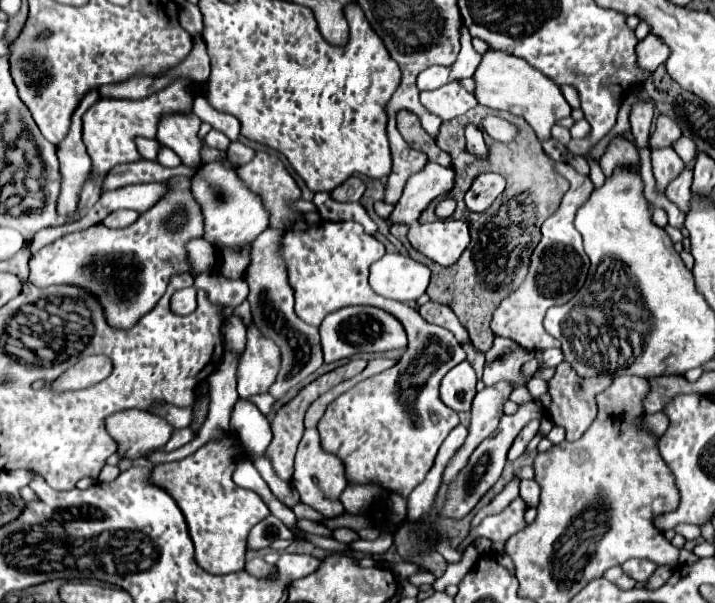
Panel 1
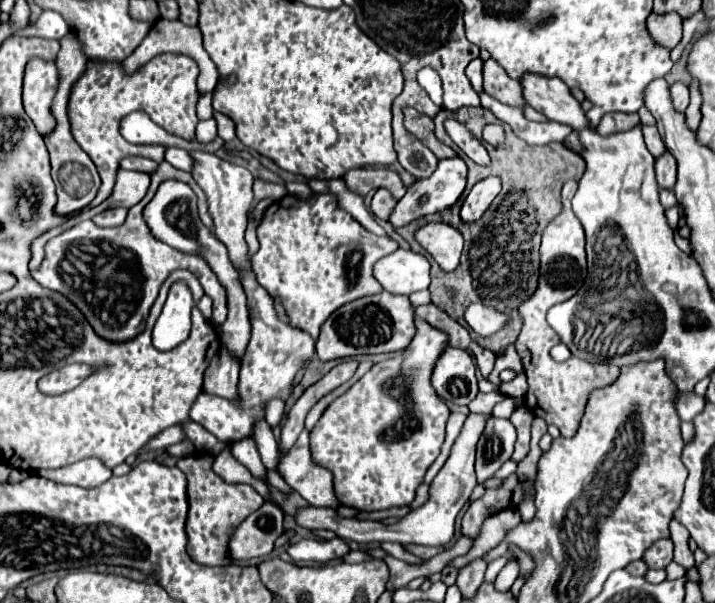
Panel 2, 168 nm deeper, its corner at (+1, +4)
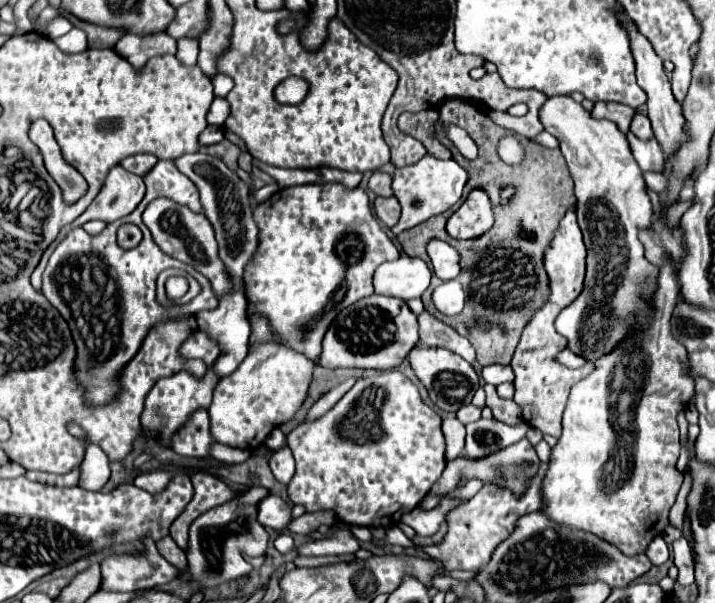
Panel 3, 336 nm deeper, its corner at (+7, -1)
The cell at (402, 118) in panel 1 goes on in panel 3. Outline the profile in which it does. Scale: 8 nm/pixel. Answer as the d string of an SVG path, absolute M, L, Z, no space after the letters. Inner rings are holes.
M426 109L420 113L402 113L398 119L398 127L402 133L416 137L418 141L422 141L422 145L426 147L426 151L438 159L450 159L452 153L448 147L444 147L438 139L436 139L436 121L438 121L440 113L438 109Z

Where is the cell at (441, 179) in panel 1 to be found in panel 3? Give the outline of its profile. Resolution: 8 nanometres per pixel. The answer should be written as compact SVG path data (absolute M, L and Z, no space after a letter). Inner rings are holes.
M424 155L424 159L420 159L418 163L396 169L392 175L392 185L394 185L394 195L398 197L398 201L402 205L402 215L400 215L400 221L392 227L392 233L400 235L402 231L424 223L426 219L452 209L462 197L466 179L468 179L466 171L454 159L440 161L432 155Z

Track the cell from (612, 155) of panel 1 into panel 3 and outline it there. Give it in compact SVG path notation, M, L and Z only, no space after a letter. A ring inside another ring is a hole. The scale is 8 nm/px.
M596 103L592 109L592 115L596 119L608 119L614 121L622 133L626 133L630 129L630 121L632 121L632 107L624 107L622 103Z

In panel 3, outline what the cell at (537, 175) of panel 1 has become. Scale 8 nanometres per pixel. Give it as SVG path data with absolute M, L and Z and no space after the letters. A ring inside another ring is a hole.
M448 99L440 107L440 121L438 121L438 139L452 151L452 157L458 159L458 149L448 141L448 137L442 133L442 125L456 125L462 127L478 145L478 157L474 161L468 161L468 165L462 165L468 171L468 189L484 189L492 201L492 209L496 215L494 227L486 231L478 239L470 241L458 241L448 237L446 231L434 231L434 217L400 233L398 241L402 249L410 257L420 257L426 263L430 263L426 245L432 239L442 239L450 243L458 255L460 255L460 275L458 281L466 293L466 307L460 315L446 317L442 315L432 299L430 293L438 285L436 277L432 277L432 283L428 291L422 295L422 303L430 315L444 321L446 325L454 327L460 335L468 337L472 347L476 349L478 363L480 365L508 365L514 349L518 345L518 339L522 335L522 329L528 325L532 315L548 301L548 275L544 271L544 251L568 211L576 203L574 191L572 191L572 177L568 173L566 161L558 149L546 149L538 143L524 137L526 157L522 165L506 165L498 153L496 145L500 137L504 137L508 131L498 127L484 111L476 109L470 101L464 99ZM534 233L534 235L530 235ZM478 321L488 321L490 329L482 331L478 327ZM498 323L506 325L506 333L500 331Z

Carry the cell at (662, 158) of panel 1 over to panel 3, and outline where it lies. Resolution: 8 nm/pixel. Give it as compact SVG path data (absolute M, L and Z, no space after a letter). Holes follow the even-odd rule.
M636 111L634 117L632 117L630 131L632 131L636 137L640 137L640 139L650 139L650 137L652 137L652 127L650 127L648 117L642 115L642 113L638 113L638 111Z

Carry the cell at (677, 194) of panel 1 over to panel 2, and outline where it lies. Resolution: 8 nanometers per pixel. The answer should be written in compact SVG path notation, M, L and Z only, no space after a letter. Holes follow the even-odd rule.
M666 152L664 156L656 158L656 180L660 190L672 190L676 182L676 174L678 174L678 164L672 154Z

